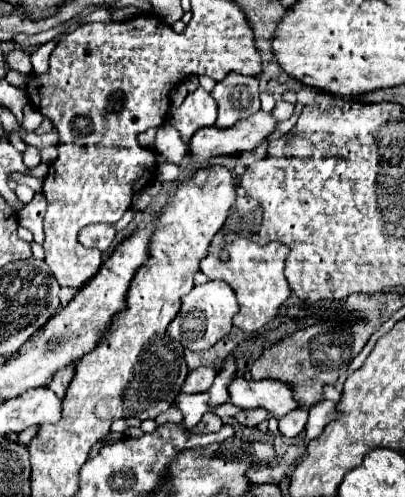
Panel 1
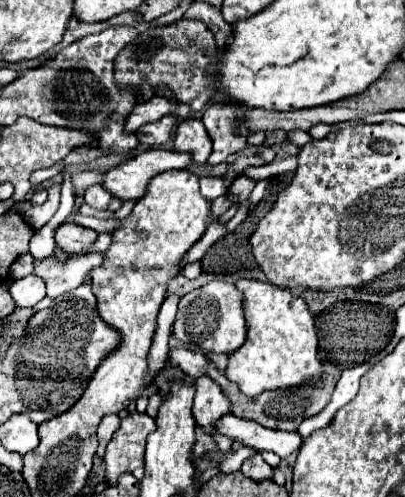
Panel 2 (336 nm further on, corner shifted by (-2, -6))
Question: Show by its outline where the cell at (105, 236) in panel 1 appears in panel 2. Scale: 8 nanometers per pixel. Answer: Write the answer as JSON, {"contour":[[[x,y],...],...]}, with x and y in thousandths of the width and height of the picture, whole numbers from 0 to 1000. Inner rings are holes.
{"contour":[[[156,449],[136,461],[136,489],[141,497],[170,505],[170,509],[200,509],[210,505],[230,485],[240,481],[240,469],[180,449]]]}

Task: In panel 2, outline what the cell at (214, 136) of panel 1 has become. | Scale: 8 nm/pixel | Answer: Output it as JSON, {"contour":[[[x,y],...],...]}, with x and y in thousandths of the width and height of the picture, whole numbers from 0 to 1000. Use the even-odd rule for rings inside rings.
{"contour":[[[373,300],[358,308],[338,308],[328,320],[269,340],[254,356],[254,376],[299,404],[338,404],[358,392],[368,360],[402,344],[422,340],[462,340],[472,332],[467,312],[437,304]]]}

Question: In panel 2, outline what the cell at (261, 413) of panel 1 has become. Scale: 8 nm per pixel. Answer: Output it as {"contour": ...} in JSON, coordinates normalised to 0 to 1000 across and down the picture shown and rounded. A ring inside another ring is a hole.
{"contour":[[[630,911],[625,920],[615,920],[595,948],[615,960],[615,964],[630,964],[630,968],[654,968],[654,964],[674,964],[674,940],[659,936],[644,920],[644,911]]]}

